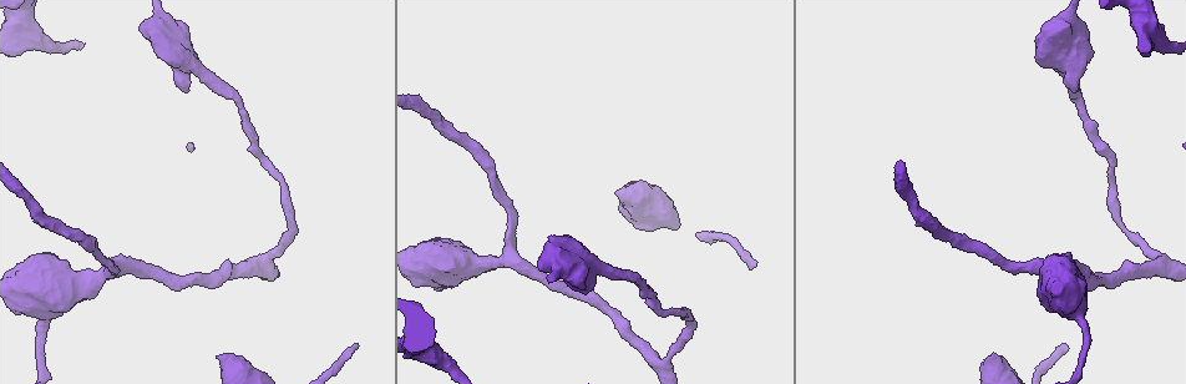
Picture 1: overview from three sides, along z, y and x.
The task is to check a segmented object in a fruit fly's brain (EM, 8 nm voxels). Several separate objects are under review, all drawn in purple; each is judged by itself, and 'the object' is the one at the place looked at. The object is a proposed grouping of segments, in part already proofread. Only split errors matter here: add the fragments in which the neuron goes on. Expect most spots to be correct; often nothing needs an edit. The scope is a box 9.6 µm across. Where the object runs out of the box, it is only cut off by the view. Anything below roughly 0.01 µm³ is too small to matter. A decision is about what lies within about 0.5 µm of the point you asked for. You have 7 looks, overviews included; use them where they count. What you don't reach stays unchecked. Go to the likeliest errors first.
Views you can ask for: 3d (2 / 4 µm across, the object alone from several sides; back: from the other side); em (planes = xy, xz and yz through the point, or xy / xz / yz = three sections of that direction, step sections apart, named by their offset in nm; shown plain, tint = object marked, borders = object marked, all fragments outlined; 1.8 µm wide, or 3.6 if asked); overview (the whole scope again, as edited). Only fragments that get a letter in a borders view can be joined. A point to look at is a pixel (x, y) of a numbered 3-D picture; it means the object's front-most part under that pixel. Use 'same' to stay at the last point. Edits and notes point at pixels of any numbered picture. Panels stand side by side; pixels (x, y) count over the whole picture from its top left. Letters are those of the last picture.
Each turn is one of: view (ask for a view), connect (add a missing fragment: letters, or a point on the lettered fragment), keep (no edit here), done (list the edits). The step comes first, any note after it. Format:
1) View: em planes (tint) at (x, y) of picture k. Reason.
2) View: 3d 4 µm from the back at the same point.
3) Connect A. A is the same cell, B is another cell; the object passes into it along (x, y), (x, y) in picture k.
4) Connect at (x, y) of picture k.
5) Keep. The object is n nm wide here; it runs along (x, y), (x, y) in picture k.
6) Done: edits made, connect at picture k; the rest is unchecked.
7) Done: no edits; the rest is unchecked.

View: 3d 4 µm at (753, 265) of picture 1. Branch stops here.

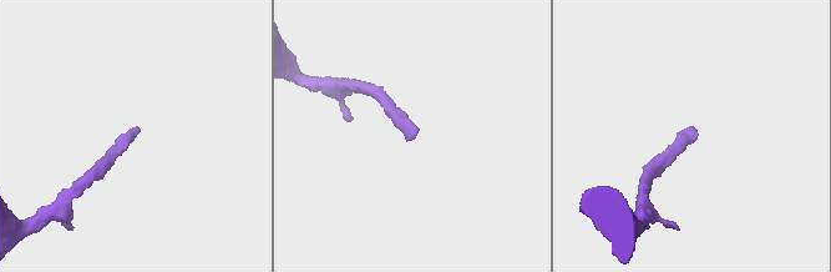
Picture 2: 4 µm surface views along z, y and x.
View: em planes (borders) at (136, 126) of picture 2.

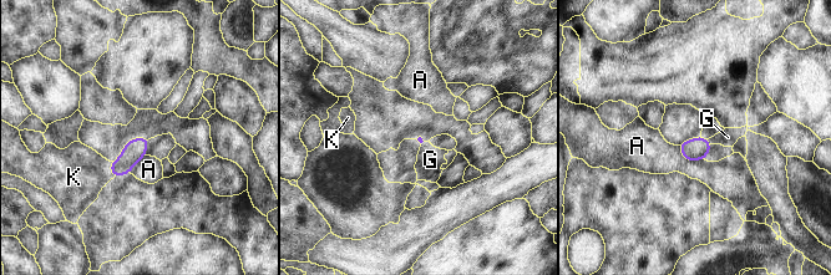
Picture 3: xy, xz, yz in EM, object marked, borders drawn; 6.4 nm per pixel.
Connect G. The longest contact is with A, 180 nm; G is the same cell, A and K are other cells; the object passes into it along (698, 148), (707, 141), (728, 137) in picture 3; the neuron continues.

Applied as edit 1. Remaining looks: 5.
View: em planes (borders) at (1073, 92) of picture 1.

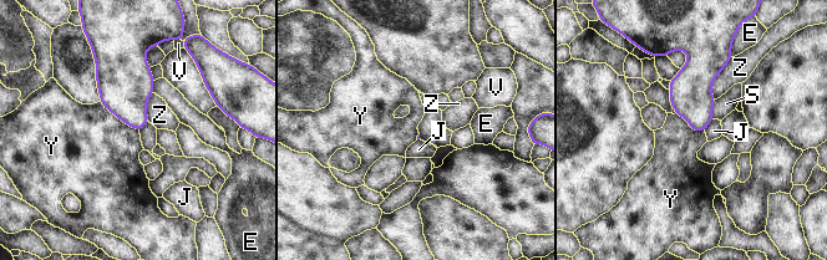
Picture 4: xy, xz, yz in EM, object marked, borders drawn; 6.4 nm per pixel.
Keep. E, J, S, V, Y and Z are other cells; a border runs along (100, 102), (123, 122), (138, 131) in picture 4; none of them fits.

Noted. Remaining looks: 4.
View: 3d 4 µm at (538, 265) of picture 1. Thick end.

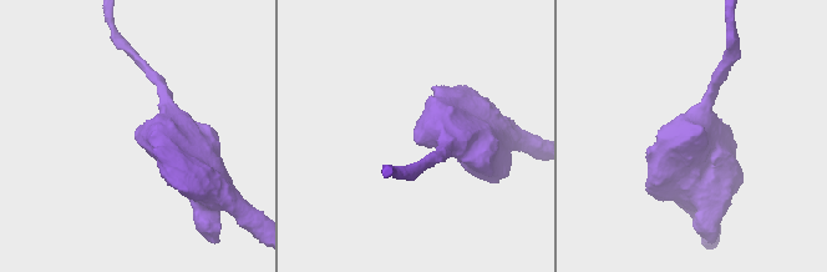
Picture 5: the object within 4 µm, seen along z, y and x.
View: em 3.6 µm planes (borders) at (136, 134) of picture 5.

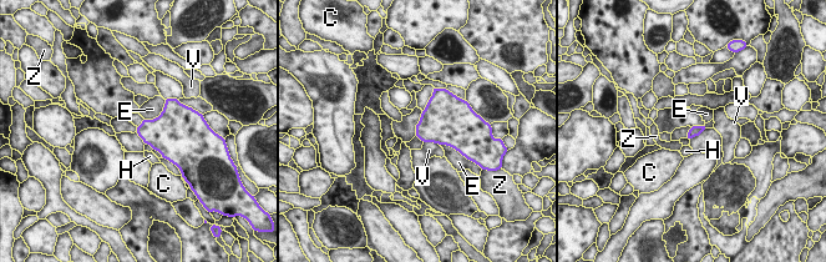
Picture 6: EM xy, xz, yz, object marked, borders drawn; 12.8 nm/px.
Keep. C, E, H, V and Z are other cells; a border runs along (166, 100), (156, 117), (145, 120) in picture 6; none of them fits.

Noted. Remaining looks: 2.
Done: edits made, connect at picture 3; the rest is unchecked.

